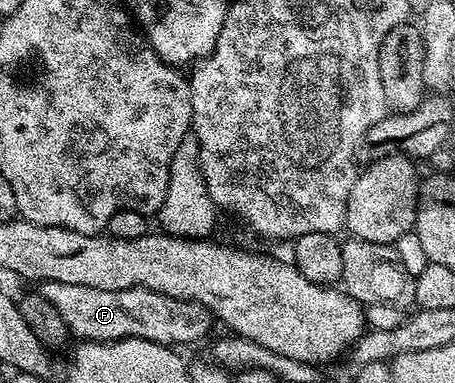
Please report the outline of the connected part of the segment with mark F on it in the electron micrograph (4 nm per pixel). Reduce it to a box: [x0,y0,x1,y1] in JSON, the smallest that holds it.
[38,281,214,348]

